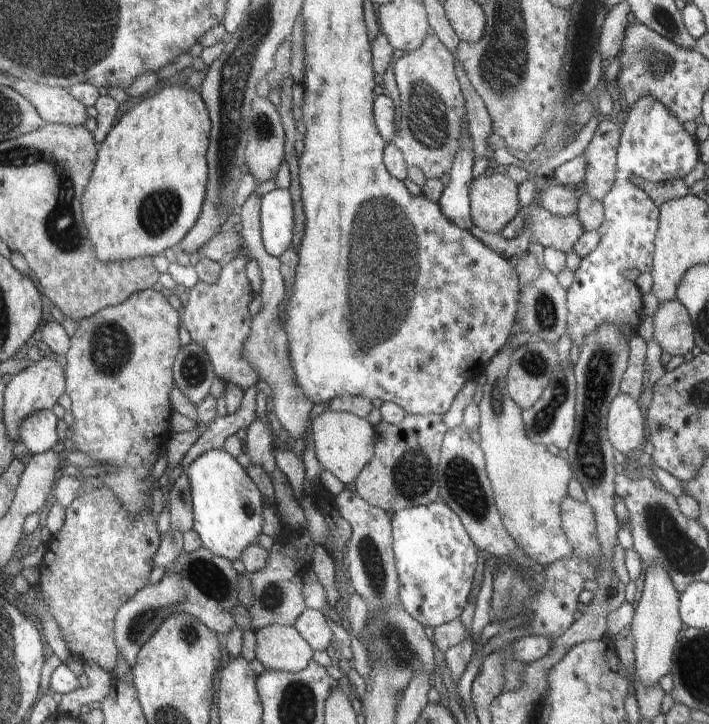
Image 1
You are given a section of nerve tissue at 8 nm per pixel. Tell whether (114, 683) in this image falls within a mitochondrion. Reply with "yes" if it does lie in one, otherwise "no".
no

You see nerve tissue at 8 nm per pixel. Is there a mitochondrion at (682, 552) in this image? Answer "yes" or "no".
yes

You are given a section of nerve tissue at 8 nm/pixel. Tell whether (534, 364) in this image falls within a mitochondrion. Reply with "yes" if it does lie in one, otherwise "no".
yes

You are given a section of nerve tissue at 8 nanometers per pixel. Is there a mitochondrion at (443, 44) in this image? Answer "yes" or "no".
no

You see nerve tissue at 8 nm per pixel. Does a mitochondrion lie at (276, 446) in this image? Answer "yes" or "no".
no

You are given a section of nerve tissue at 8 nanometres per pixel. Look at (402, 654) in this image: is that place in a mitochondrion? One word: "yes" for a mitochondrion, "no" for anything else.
yes

